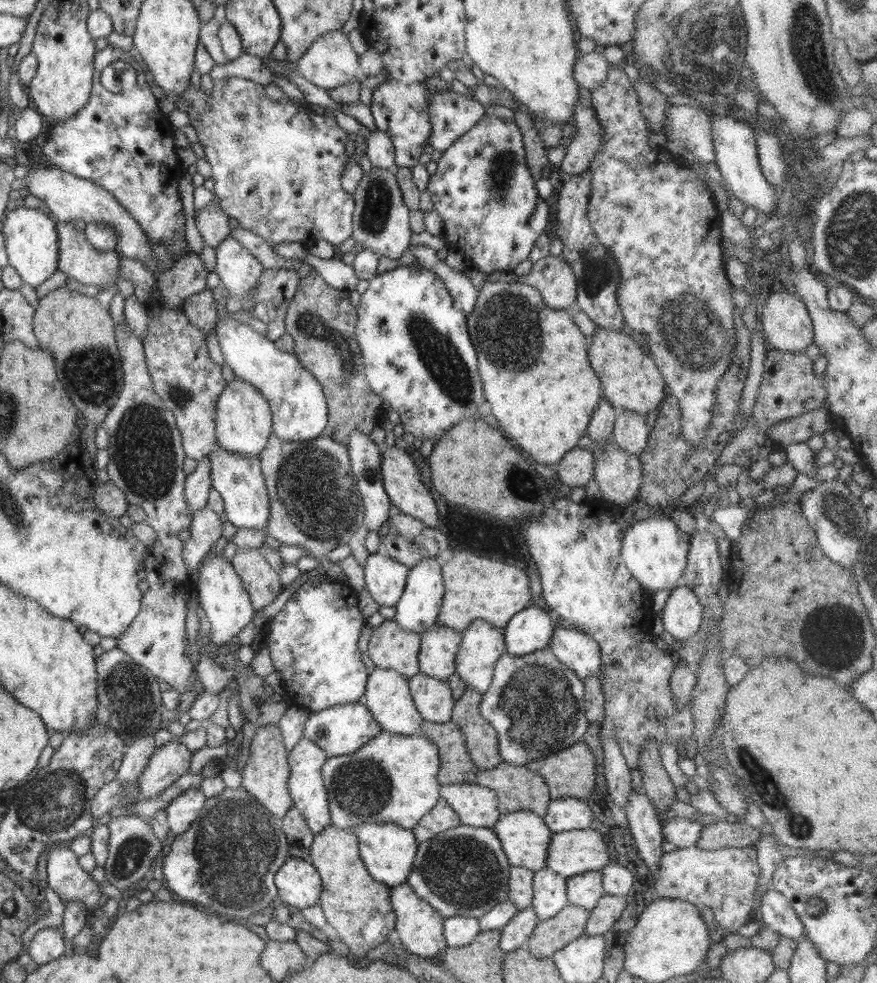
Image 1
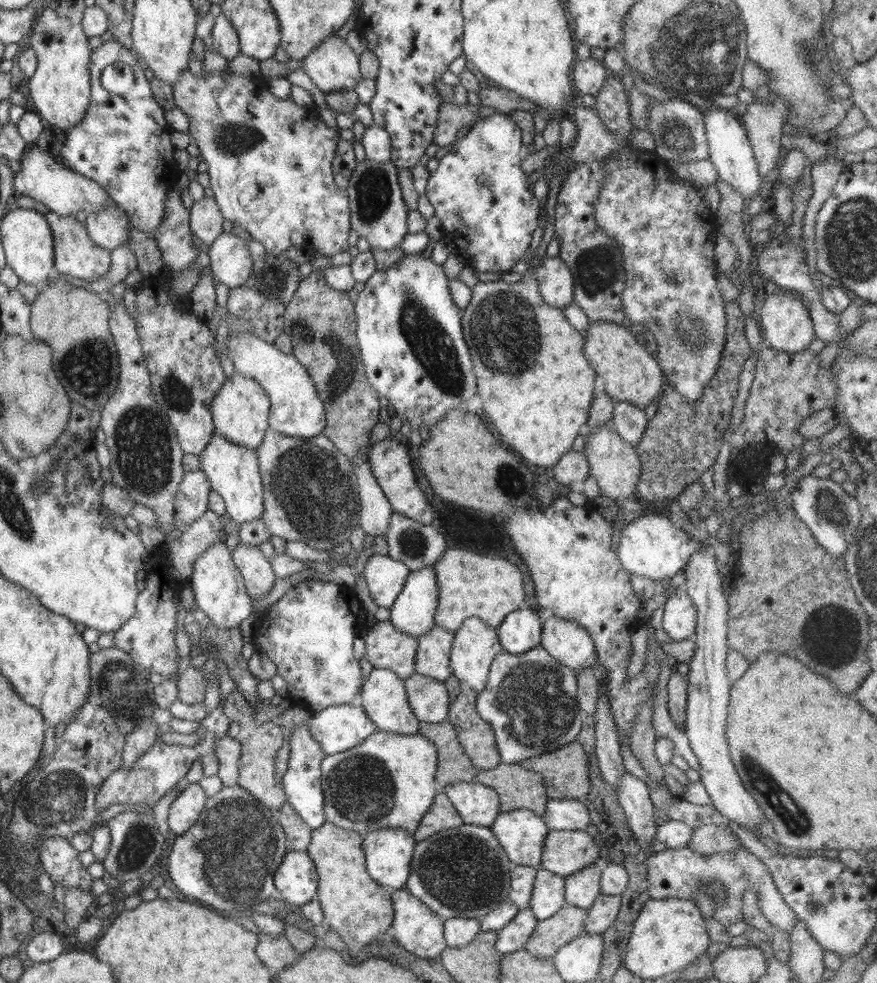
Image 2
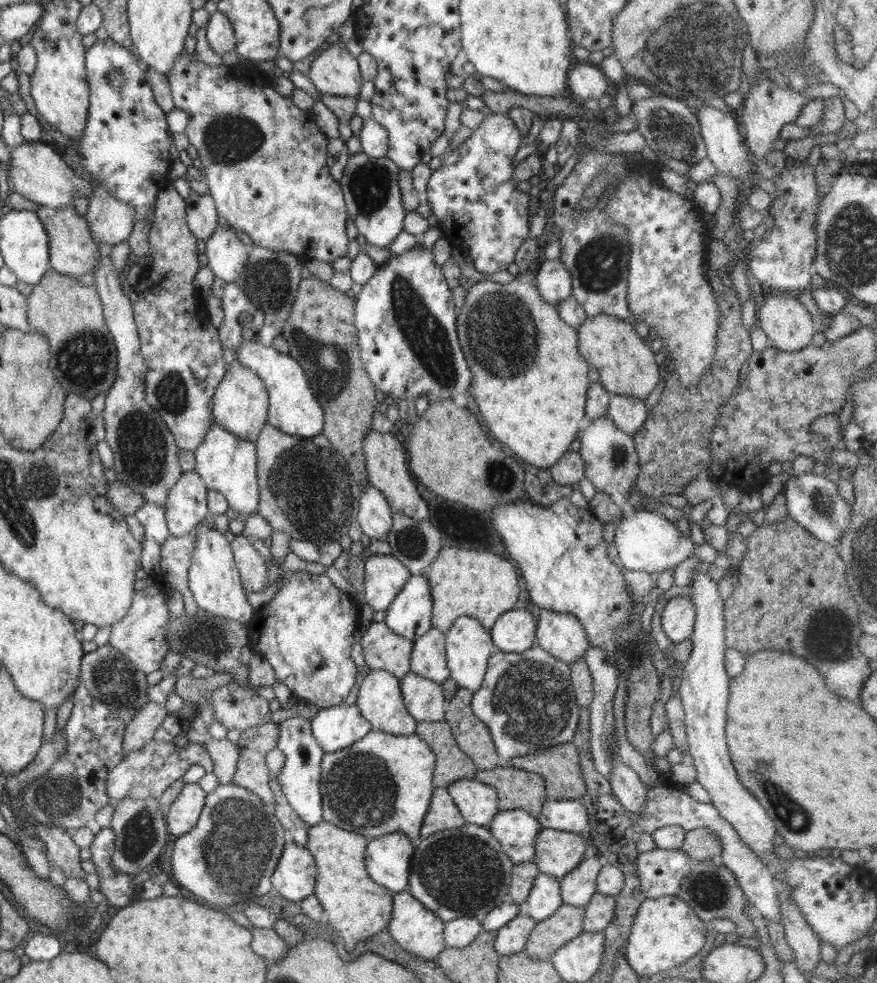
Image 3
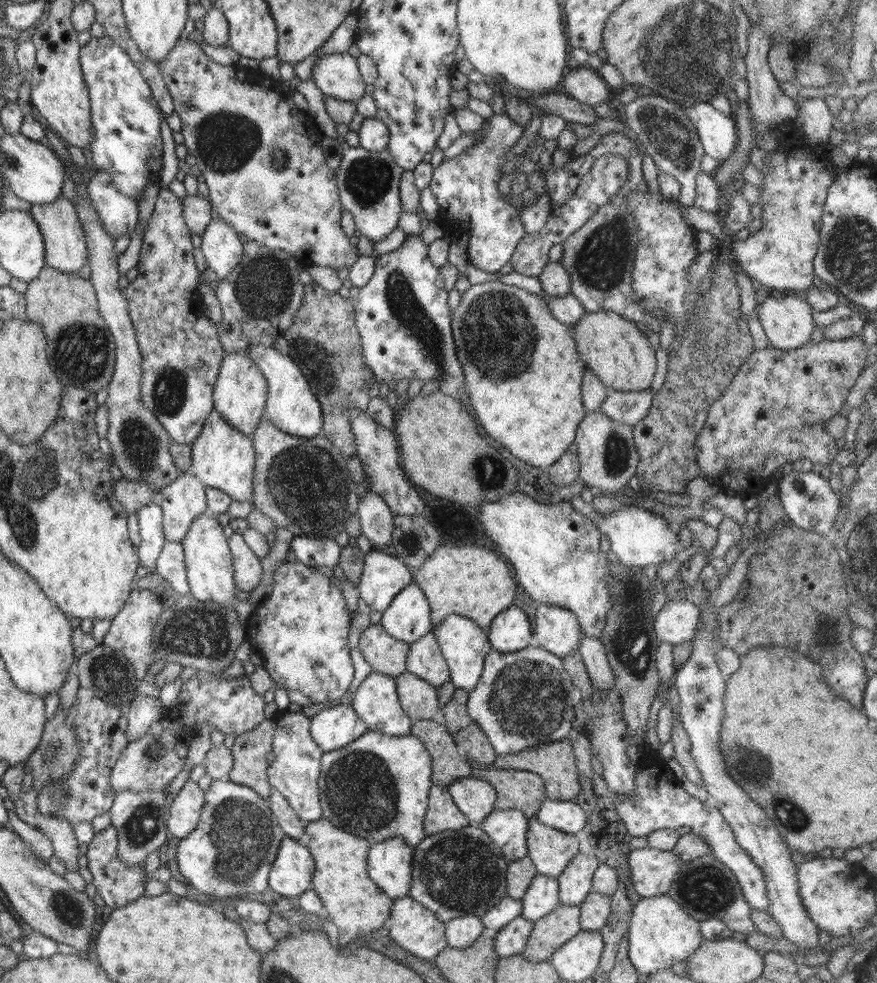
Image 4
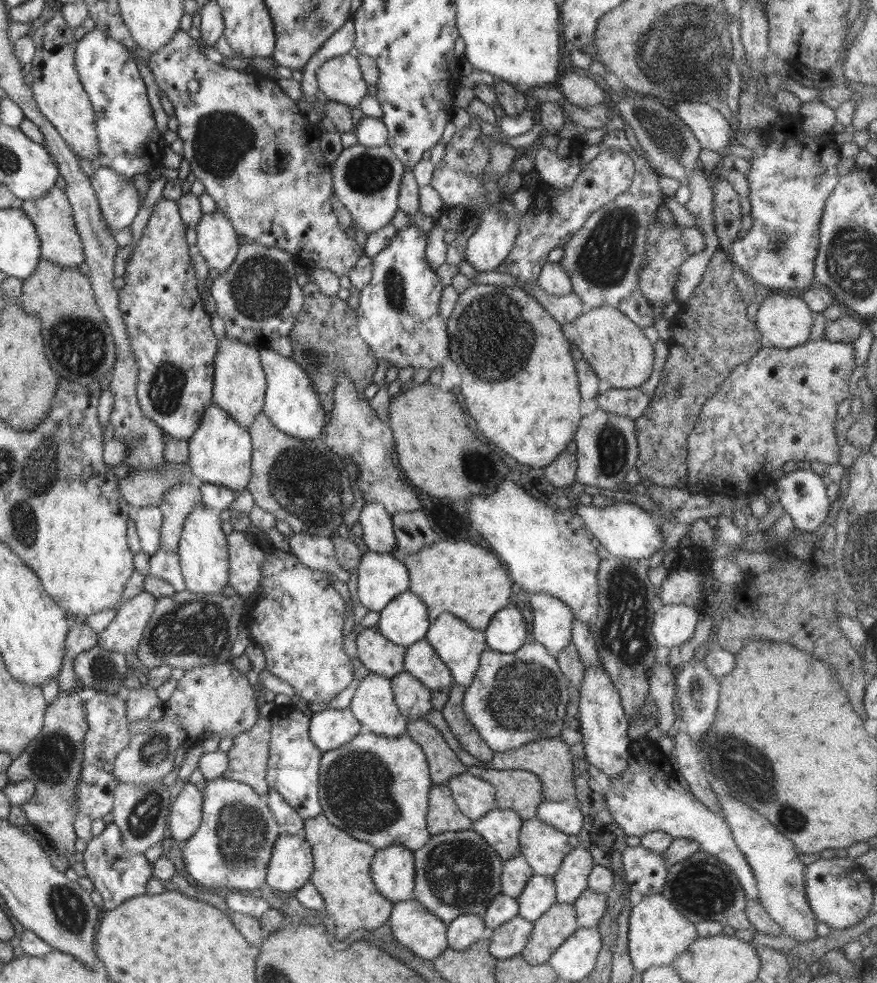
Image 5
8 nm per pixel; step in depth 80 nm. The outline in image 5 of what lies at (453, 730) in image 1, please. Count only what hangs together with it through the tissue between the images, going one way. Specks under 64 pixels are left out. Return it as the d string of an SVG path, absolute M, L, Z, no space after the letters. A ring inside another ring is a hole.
M424 719L411 720L406 733L422 747L434 785L448 783L451 776L467 772L467 766L460 761L446 743L443 734L432 724Z

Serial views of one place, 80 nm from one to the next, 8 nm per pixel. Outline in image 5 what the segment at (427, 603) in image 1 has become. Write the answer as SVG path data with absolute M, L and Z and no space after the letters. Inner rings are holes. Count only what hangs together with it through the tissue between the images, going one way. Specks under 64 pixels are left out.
M408 590L385 606L377 626L384 638L407 648L425 638L430 624L428 608Z

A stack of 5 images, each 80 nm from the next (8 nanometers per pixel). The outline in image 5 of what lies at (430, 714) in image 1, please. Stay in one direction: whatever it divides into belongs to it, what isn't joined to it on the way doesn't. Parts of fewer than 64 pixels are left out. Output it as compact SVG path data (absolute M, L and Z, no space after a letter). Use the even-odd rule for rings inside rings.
M406 671L391 678L394 700L404 717L422 719L433 710L431 689Z

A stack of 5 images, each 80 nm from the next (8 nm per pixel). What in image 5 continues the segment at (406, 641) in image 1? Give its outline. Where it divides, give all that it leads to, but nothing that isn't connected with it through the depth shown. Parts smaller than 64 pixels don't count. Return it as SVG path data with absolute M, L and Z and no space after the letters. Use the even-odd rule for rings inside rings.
M378 626L363 628L355 639L357 656L372 673L391 679L404 671L403 663L407 648L384 638Z

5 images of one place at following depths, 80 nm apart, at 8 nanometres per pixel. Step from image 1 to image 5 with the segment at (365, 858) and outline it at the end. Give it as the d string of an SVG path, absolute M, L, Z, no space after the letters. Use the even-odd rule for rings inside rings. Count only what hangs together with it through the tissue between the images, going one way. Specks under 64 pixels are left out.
M393 844L384 850L376 849L370 874L378 892L390 902L413 899L415 885L413 850L400 844Z

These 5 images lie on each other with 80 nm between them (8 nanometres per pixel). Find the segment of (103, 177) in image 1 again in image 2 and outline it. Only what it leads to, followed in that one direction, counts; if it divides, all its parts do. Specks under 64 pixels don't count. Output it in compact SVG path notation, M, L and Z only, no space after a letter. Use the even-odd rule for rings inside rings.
M104 41L101 46L93 49L90 60L91 95L88 108L80 125L72 126L70 131L65 132L66 143L60 150L61 156L55 158L63 158L66 163L62 163L62 166L102 186L116 206L126 212L132 228L140 229L146 232L149 238L155 239L164 216L167 191L172 190L172 187L177 188L178 185L178 166L174 160L174 147L170 139L173 130L166 123L166 111L156 103L145 70L136 61L137 55L132 50L124 48L116 41ZM115 62L128 64L134 73L134 87L123 95L108 92L101 85L102 71Z

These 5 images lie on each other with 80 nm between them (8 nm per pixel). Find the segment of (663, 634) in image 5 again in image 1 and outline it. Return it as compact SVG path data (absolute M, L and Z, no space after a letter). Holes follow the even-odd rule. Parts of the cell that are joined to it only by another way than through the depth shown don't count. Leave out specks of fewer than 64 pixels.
M688 586L672 590L661 614L664 632L681 641L693 638L704 622L704 607Z

